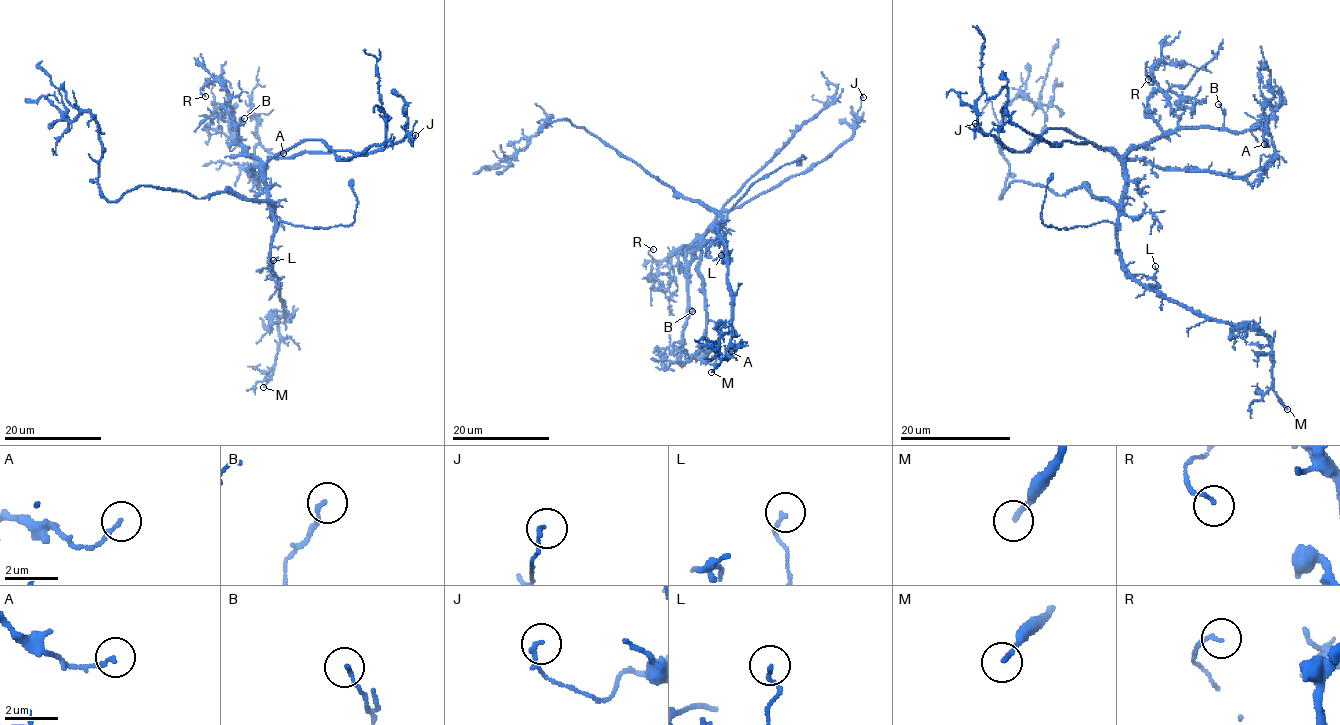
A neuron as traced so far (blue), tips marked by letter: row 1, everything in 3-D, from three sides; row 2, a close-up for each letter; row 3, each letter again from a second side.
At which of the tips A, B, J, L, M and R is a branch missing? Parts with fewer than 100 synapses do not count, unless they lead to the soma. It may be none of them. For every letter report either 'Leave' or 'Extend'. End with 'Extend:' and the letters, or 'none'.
A: Leave
B: Leave
J: Leave
L: Leave
M: Extend
R: Leave
Extend: M

